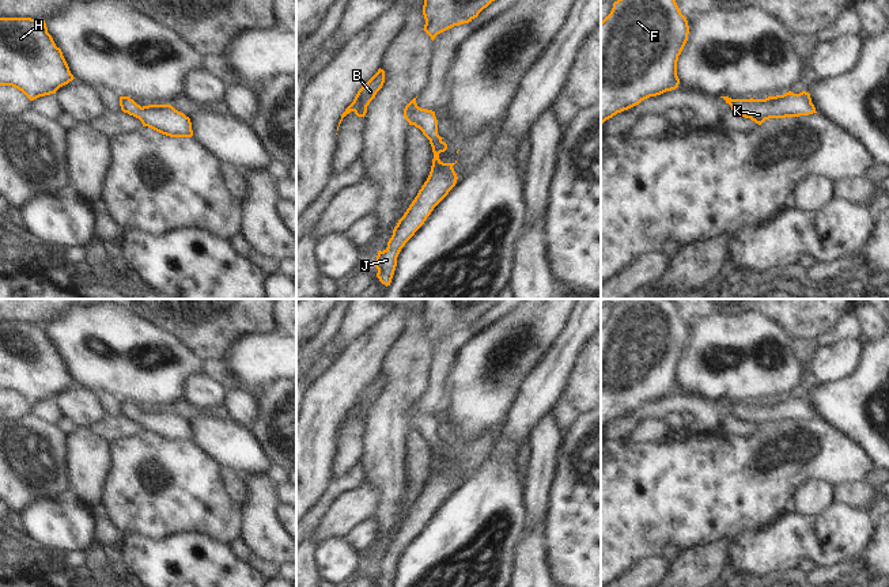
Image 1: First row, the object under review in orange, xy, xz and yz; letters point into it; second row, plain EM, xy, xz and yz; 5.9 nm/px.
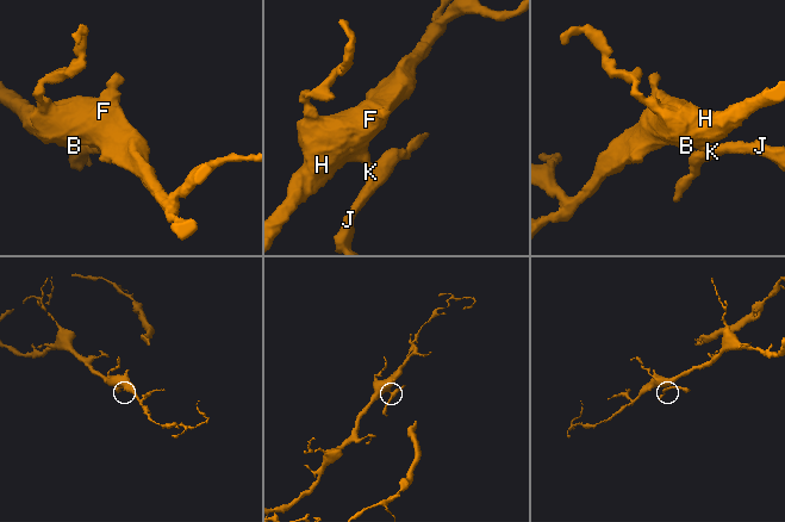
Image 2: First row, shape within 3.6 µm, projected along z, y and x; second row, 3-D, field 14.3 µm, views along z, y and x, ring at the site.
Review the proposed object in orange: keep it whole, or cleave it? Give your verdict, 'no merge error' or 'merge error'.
no merge error

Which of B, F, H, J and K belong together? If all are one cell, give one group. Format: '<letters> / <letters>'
B F H J K

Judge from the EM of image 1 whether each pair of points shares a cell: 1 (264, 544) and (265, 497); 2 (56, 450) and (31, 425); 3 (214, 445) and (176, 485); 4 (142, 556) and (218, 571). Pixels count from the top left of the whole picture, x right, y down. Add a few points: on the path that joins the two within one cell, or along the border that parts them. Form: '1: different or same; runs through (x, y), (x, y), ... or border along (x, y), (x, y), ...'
1: same; runs through (263, 533), (263, 508)
2: same; runs through (50, 445), (37, 431)
3: different; border along (192, 440), (219, 468)
4: same; runs through (161, 561), (177, 561), (188, 571), (199, 571)

